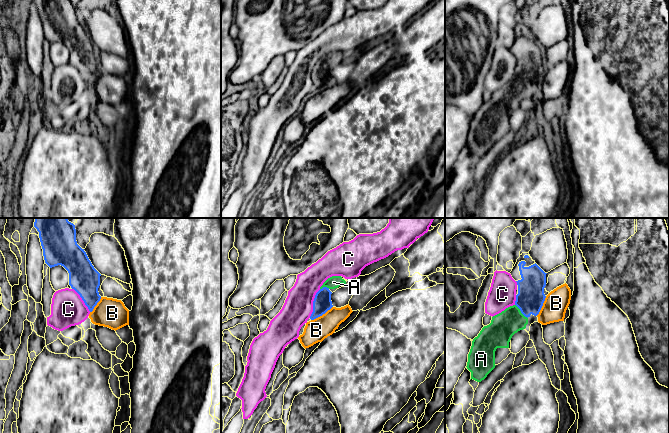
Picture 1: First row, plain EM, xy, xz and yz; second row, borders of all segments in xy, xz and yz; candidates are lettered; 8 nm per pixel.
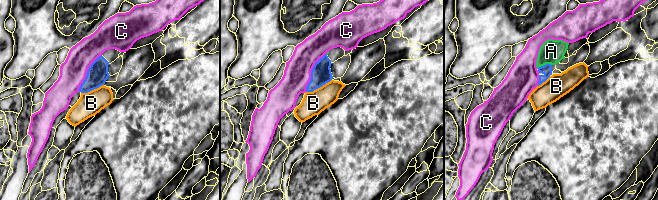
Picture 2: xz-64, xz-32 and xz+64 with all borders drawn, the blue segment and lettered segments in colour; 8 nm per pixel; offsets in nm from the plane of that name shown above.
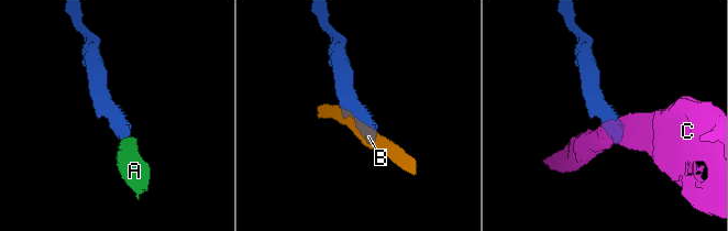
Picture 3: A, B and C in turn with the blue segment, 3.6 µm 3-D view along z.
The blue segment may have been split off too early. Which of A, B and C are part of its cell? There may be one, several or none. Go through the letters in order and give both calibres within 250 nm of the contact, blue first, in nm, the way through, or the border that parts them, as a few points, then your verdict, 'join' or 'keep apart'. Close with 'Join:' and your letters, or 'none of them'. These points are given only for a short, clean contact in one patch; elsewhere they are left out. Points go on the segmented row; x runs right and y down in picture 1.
A: calibres 220 and 220 nm; way yz (530, 298), (520, 310), (503, 326); join
B: calibres 150 and 180 nm; border xz (332, 306), (311, 320); keep apart
C: calibres 150 and 240 nm; border xz (320, 289), (315, 295), (313, 311), (309, 317); keep apart
Join: A

